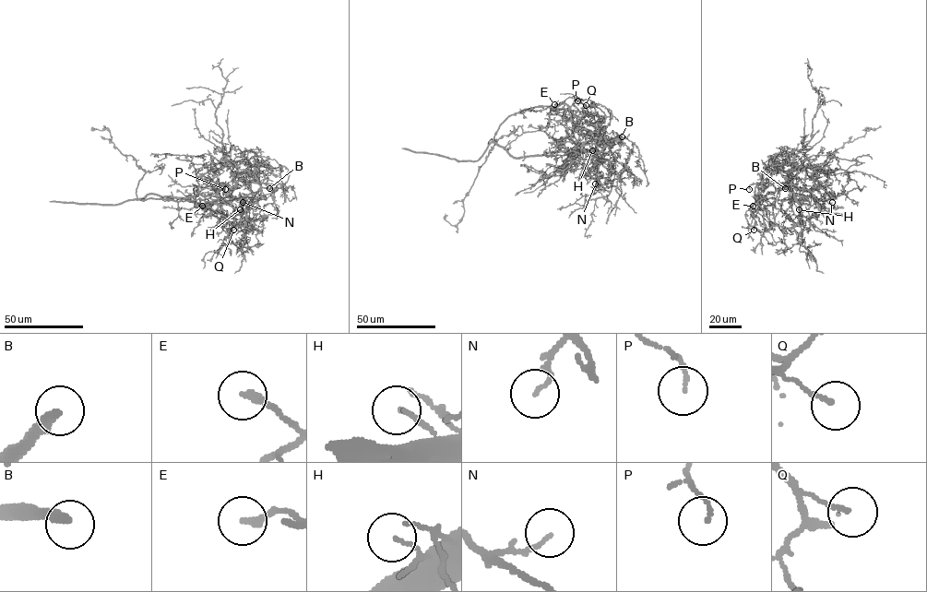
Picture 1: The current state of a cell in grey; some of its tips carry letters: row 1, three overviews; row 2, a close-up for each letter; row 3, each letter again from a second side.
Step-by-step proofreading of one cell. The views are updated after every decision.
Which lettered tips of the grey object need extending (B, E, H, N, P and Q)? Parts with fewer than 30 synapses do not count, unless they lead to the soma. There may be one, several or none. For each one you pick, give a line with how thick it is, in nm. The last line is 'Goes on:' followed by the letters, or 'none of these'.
B: calibre 320 nm
Goes on: B

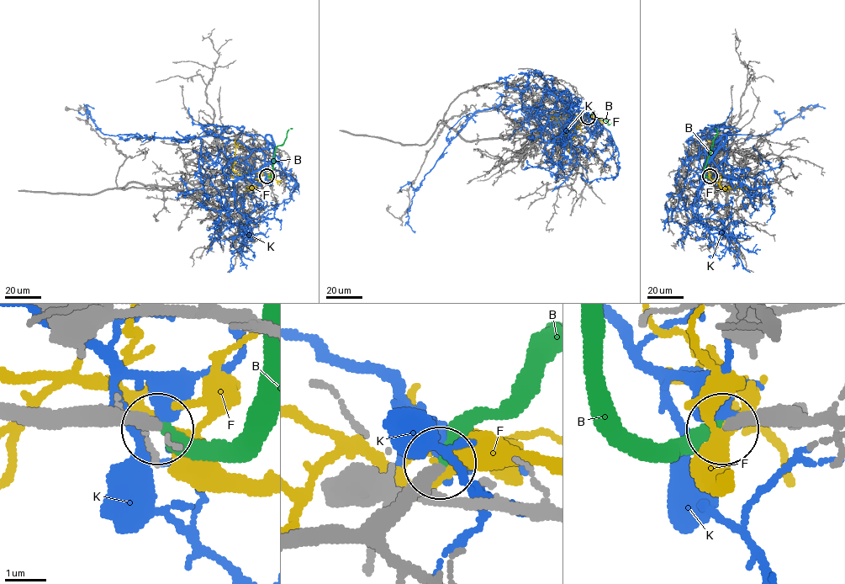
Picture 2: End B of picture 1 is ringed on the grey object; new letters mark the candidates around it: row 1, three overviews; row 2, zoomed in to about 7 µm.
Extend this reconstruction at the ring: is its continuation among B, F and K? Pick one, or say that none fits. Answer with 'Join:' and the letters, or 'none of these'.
Join: B

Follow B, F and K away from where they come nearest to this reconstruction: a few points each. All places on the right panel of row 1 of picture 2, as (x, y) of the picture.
B: (710, 175), (705, 174), (705, 167), (717, 132), (715, 128)
F: (710, 175), (706, 172), (710, 174), (711, 172), (707, 156), (711, 148), (720, 142), (726, 147)
K: (710, 175), (721, 140), (715, 150), (718, 140), (705, 135), (697, 142), (768, 135), (810, 105), (825, 108)

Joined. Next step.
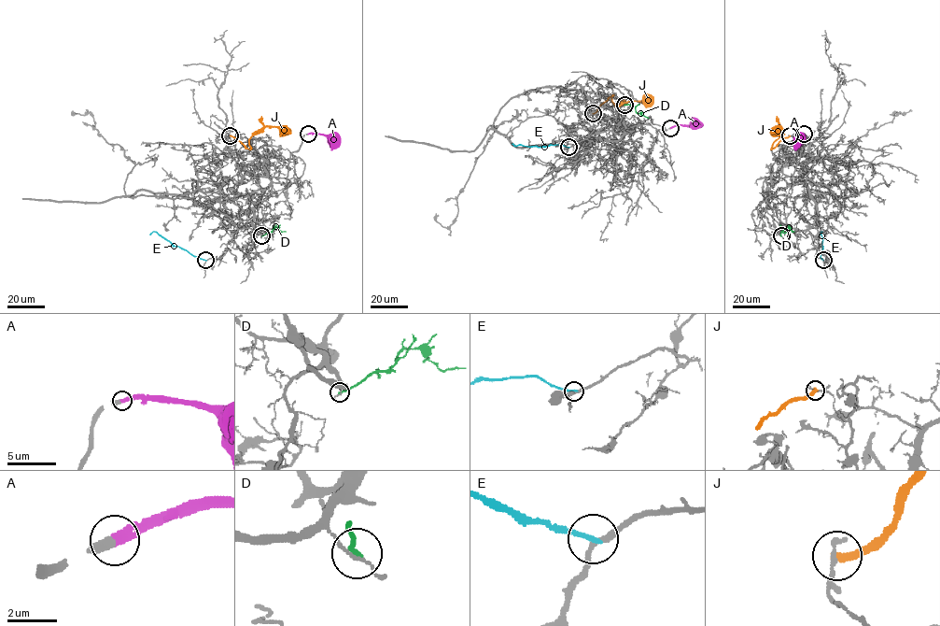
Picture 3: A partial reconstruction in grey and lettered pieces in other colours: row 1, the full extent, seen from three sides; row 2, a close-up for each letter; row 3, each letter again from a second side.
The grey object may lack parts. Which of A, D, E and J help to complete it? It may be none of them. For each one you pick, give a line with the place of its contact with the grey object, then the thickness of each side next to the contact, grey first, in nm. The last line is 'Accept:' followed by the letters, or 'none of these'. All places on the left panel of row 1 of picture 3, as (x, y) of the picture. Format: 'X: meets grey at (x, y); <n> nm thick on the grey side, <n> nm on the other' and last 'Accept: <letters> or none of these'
A: meets grey at (308, 134); 400 nm thick on the grey side, 400 nm on the other
Accept: A

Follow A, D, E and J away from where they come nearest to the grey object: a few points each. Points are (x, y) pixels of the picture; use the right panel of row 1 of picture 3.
A: (804, 134), (801, 134), (802, 143), (794, 149)
D: (781, 236), (781, 232), (789, 227), (793, 231)
E: (823, 260), (820, 257), (821, 231), (820, 234)
J: (790, 135), (771, 149), (781, 132), (777, 126), (773, 133)

